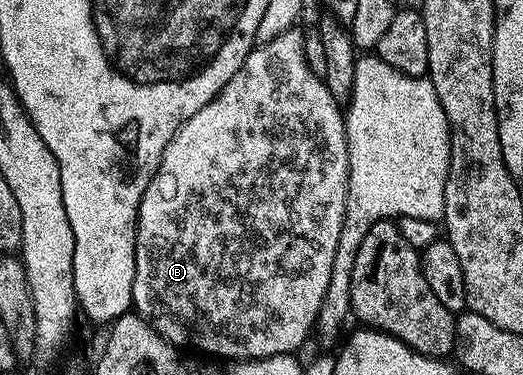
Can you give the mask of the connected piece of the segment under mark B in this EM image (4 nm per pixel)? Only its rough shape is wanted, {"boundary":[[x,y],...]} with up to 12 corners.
{"boundary":[[256,44],[139,204],[134,312],[294,354],[347,218],[347,126]]}

